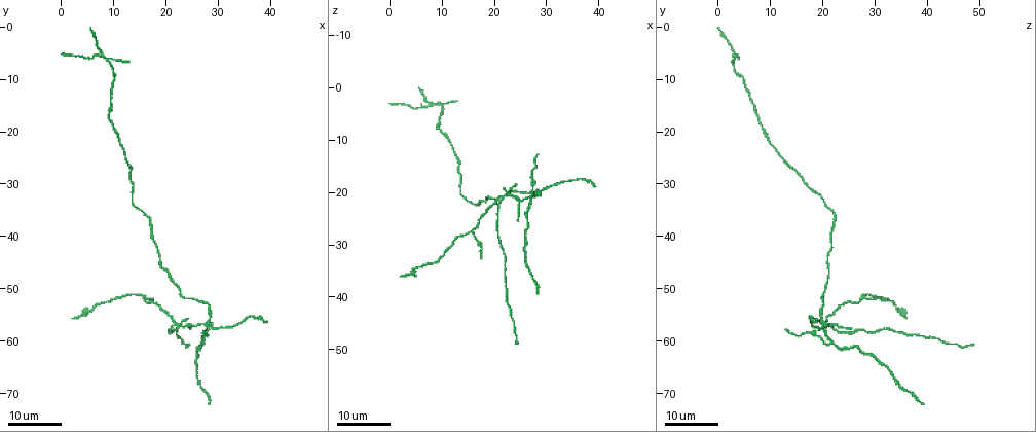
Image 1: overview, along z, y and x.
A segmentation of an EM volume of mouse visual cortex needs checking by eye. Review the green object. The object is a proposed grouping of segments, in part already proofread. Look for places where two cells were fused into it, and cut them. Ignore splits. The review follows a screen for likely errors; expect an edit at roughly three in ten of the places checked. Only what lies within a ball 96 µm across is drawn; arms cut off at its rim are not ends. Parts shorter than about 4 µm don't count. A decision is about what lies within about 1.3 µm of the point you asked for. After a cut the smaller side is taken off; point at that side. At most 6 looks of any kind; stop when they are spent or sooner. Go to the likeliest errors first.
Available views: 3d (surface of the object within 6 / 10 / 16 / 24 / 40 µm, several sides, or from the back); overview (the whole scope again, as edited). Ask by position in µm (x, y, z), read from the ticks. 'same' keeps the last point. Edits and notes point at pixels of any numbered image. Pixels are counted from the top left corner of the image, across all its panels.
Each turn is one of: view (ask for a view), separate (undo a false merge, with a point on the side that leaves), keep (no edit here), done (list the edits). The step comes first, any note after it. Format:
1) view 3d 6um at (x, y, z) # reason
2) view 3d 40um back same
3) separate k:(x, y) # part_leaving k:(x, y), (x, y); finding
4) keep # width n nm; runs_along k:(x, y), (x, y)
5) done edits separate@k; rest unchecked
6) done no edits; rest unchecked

view 3d 16um at (27.0, 60.0, 21.5) # three-way junction

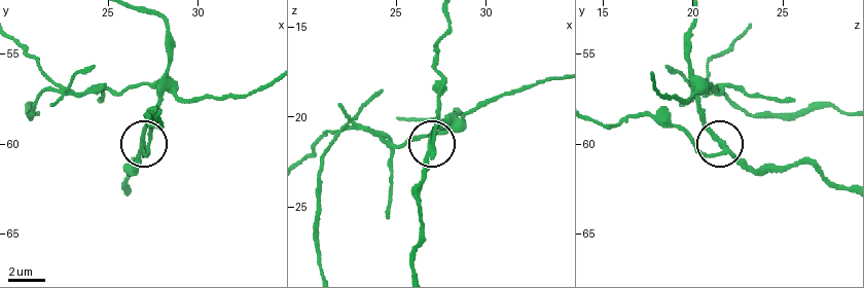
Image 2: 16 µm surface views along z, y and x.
view 3d 6um at (27.0, 60.4, 21.9)

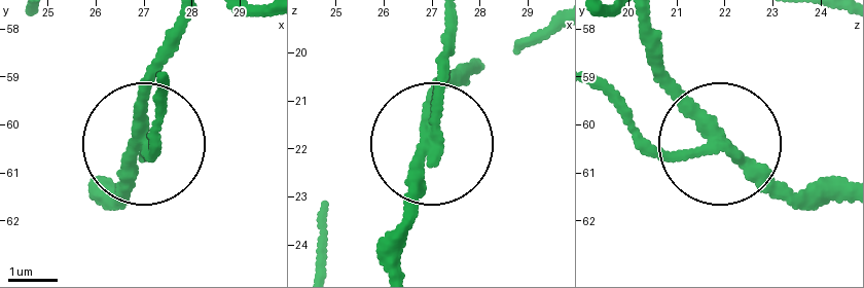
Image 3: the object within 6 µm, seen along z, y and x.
separate 3:(153, 141) # width 250 nm; part_leaving 3:(721, 150), (663, 146), (602, 94); a second cell is stuck on

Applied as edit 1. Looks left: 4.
view 3d 16um at (7.5, 5.5, 3.0) # three arms meet

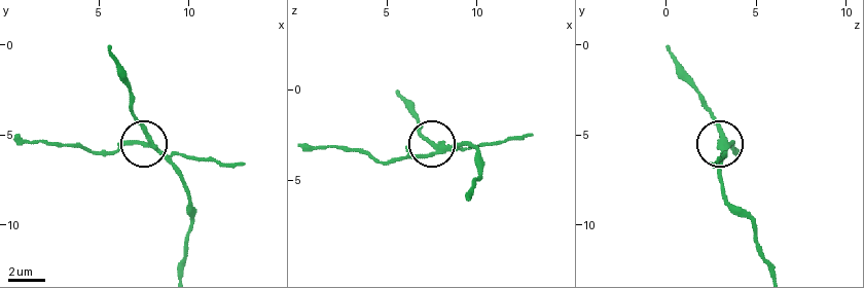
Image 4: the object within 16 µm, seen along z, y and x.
view 3d 6um at (7.7, 5.4, 3.3)

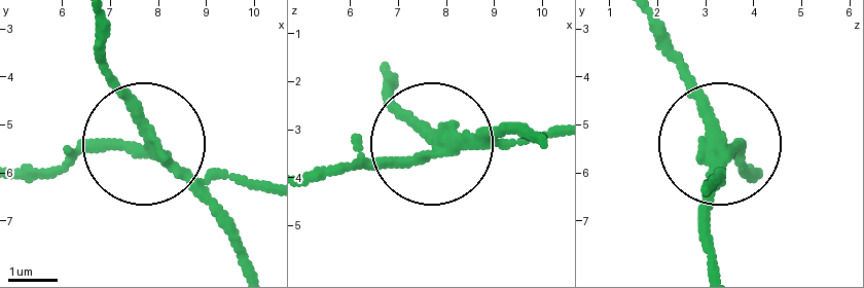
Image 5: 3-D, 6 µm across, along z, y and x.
view 3d 6um back at (7.80, 5.25, 3.25)

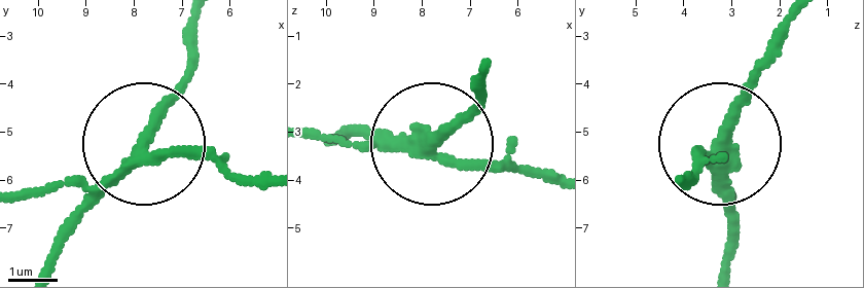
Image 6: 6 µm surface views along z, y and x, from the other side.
separate 6:(183, 146) # width 240 nm; two cells meet here

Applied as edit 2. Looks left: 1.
done edits separate@3, separate@6; rest unchecked

